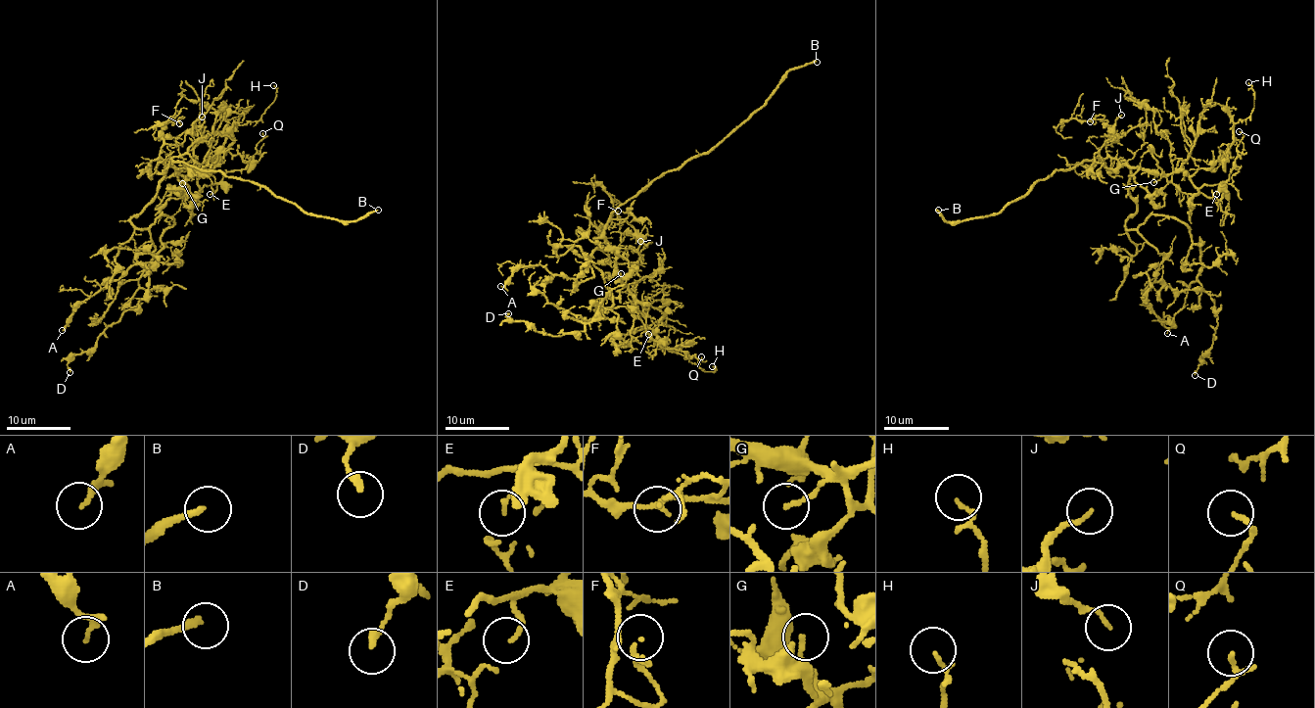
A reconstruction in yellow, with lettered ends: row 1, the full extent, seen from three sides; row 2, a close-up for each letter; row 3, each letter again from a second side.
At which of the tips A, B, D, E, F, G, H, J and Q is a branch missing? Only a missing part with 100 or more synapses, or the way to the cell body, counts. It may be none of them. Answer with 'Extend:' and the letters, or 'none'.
Extend: B

